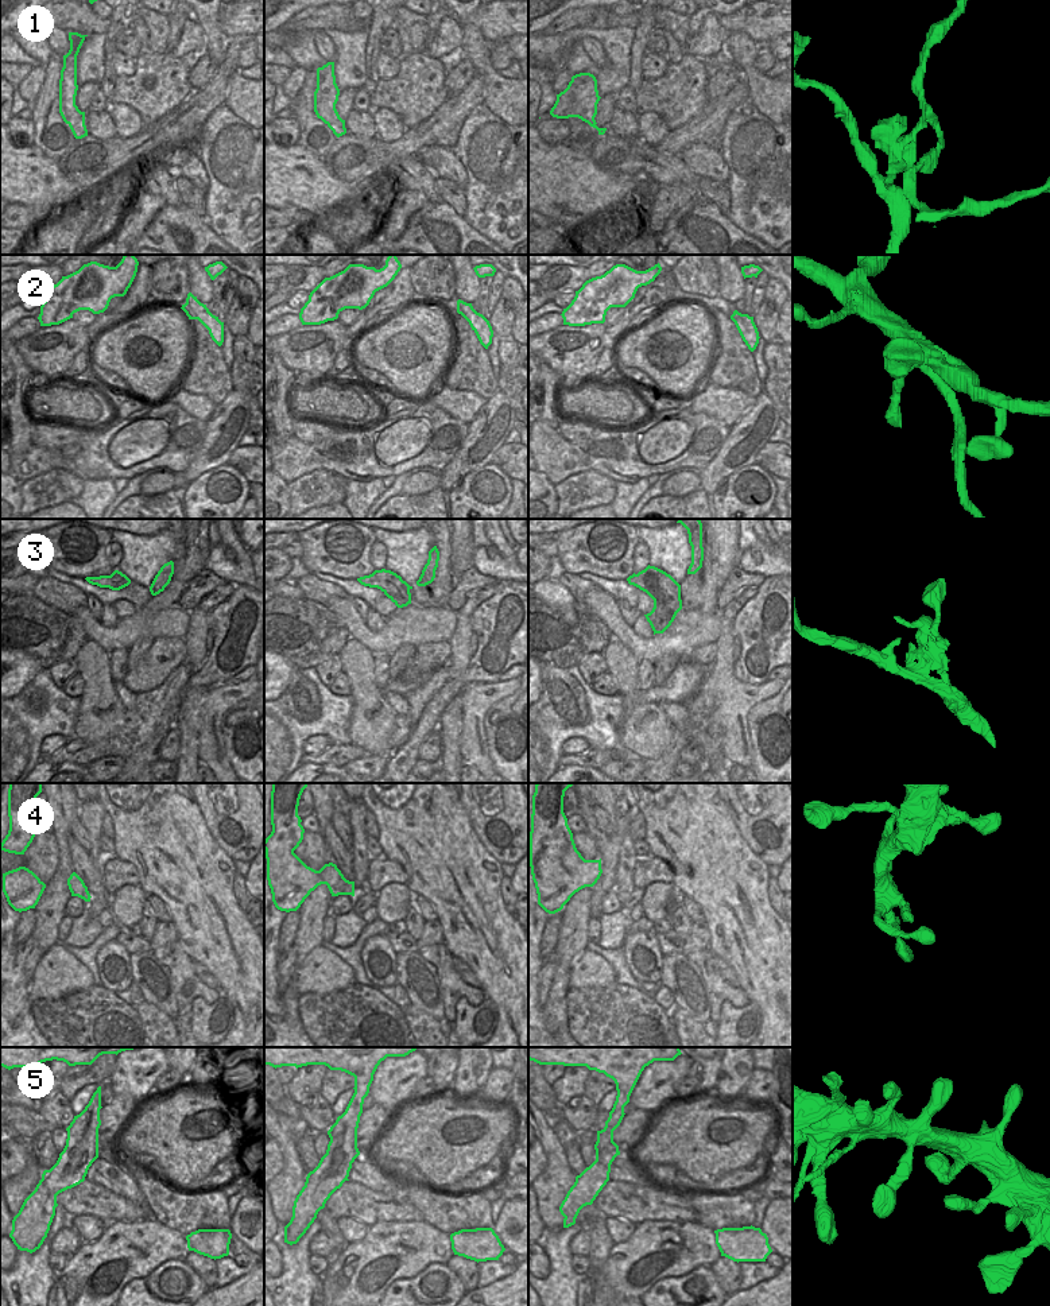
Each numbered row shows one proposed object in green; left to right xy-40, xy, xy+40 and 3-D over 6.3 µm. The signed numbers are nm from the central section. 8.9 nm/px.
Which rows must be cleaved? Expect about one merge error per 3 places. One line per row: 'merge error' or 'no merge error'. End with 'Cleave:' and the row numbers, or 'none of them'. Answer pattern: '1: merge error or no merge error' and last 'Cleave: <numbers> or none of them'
1: merge error
2: merge error
3: no merge error
4: no merge error
5: no merge error
Cleave: 1, 2

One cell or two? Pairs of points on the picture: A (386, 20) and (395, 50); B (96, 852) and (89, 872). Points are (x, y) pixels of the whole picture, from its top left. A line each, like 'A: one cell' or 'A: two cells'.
A: two cells
B: two cells

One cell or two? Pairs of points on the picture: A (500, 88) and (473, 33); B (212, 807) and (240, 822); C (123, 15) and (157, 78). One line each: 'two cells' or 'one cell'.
A: one cell
B: one cell
C: two cells

